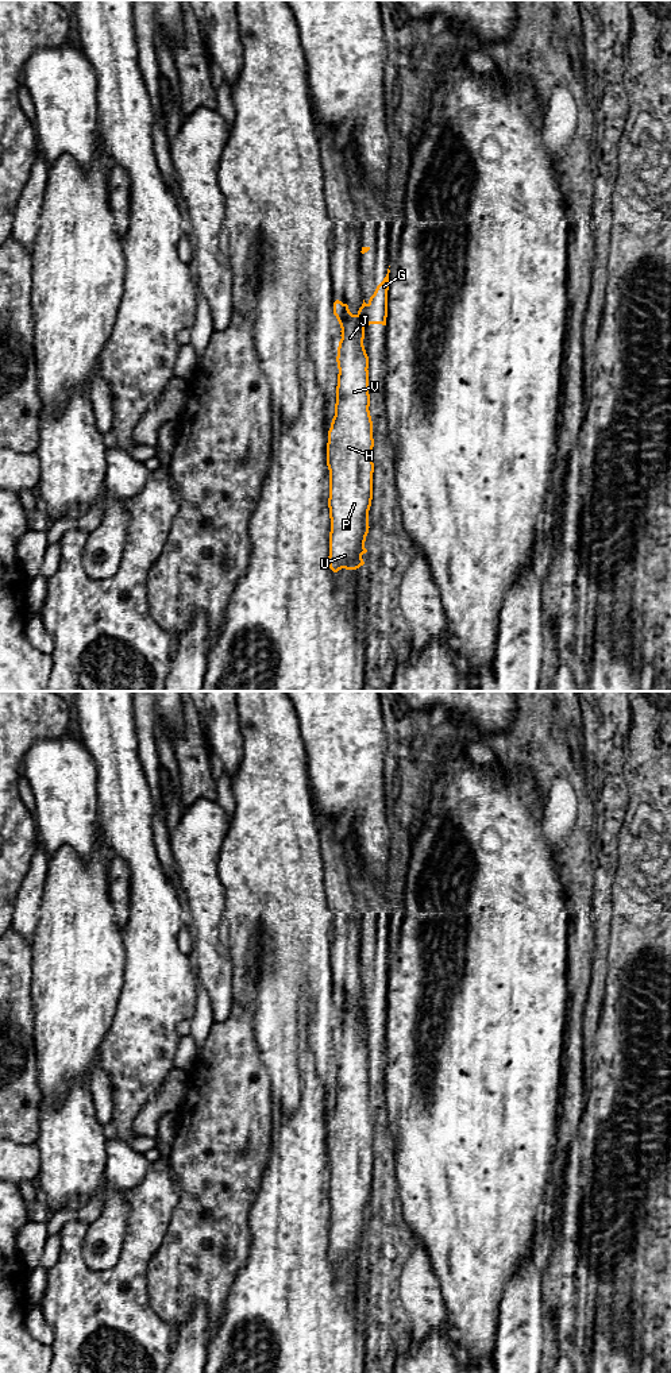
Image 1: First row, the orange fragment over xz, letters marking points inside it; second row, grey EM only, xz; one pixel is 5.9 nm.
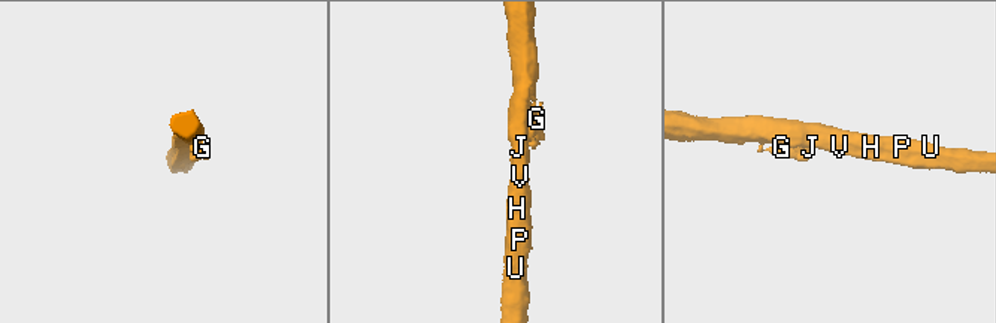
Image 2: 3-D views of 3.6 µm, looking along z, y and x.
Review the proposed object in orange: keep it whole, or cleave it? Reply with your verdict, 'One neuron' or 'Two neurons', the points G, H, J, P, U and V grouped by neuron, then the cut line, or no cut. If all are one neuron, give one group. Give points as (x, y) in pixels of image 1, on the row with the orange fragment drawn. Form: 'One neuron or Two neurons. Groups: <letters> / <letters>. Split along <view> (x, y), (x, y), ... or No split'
One neuron. Groups: G H J P U V. No split

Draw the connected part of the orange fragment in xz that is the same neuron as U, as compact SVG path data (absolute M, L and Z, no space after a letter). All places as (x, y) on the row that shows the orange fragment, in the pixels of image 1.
M389 273L377 286L374 294L362 306L356 315L352 315L347 304L336 300L333 302L333 315L340 328L342 339L338 347L338 386L335 416L328 431L327 443L327 466L329 470L329 568L338 572L342 568L356 570L365 564L362 555L367 552L365 548L366 536L369 533L369 510L373 500L373 421L370 416L370 394L369 394L369 356L366 354L363 339L365 327L370 324L386 325L387 317L387 290Z

